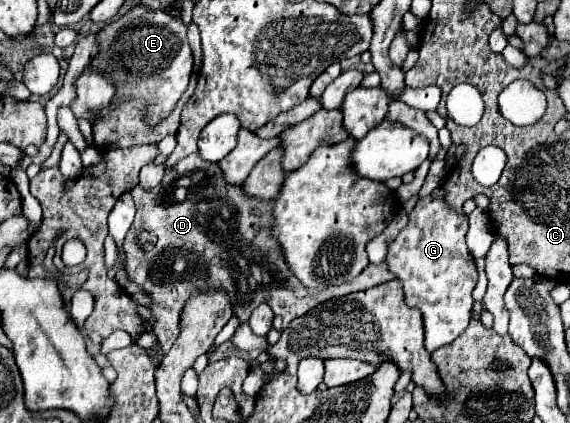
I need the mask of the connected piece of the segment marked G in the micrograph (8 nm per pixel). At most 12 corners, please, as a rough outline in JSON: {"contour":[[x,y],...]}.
{"contour":[[425,196],[385,264],[419,308],[425,348],[469,324],[469,218]]}

